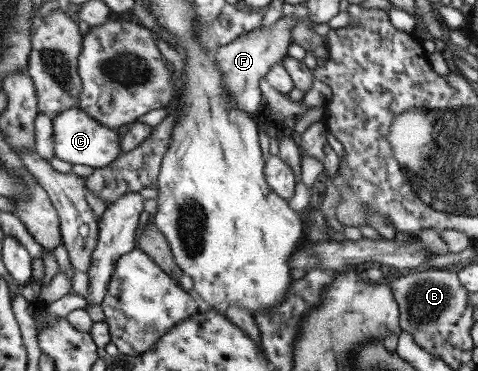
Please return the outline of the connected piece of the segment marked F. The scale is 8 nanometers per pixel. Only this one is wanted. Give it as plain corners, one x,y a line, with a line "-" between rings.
283,16
270,28
263,25
234,39
229,45
218,47
213,54
216,64
226,77
225,89
231,97
231,107
243,110
245,113
256,115
258,111
266,109
266,104
261,89
262,79
271,71
271,68
287,56
289,45
293,41
293,28
298,24
293,16

